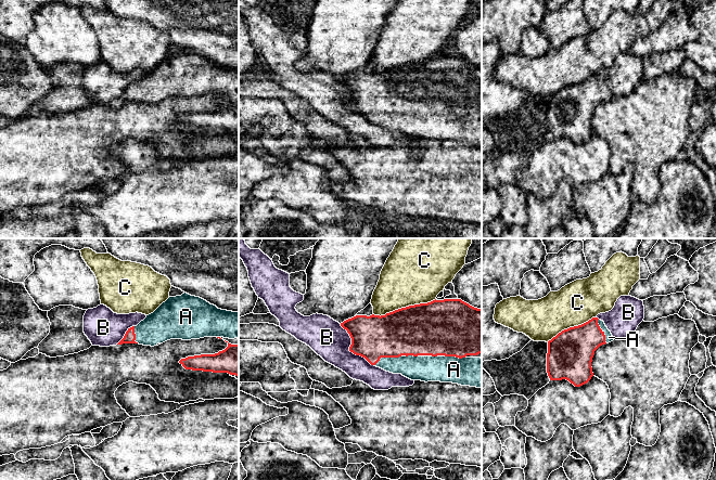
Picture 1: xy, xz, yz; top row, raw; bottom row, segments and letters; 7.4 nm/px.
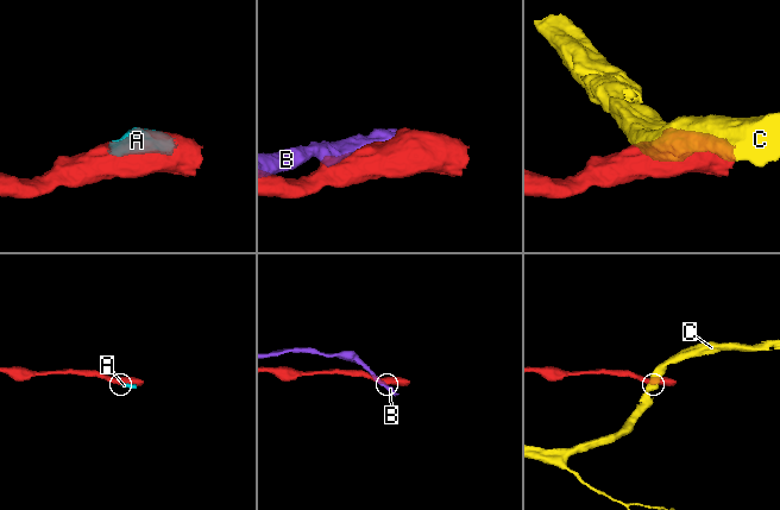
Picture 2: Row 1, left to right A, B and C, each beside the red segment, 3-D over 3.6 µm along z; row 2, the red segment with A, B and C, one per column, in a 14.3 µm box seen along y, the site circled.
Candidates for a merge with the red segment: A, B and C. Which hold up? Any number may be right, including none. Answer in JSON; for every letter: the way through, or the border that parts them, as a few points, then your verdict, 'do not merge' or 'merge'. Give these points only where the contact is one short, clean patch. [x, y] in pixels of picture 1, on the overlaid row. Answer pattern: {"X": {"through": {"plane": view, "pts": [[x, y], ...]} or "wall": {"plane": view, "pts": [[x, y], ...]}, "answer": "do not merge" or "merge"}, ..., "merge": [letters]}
{"A": {"answer": "merge"}, "B": {"answer": "do not merge"}, "C": {"answer": "do not merge"}, "merge": ["A"]}

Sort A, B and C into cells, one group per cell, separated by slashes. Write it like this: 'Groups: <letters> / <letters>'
Groups: A / B / C

